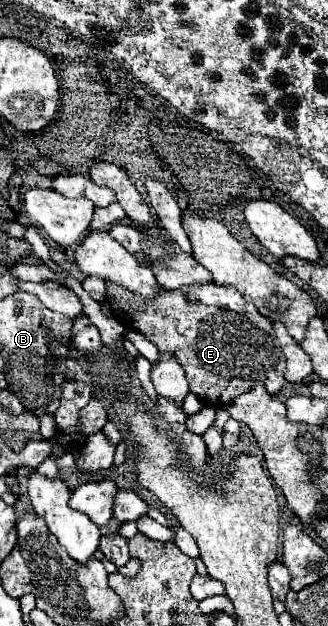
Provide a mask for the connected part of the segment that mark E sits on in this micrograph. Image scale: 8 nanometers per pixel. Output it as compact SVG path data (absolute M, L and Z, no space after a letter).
M105 281L105 289L115 319L125 329L143 333L161 353L177 357L191 393L195 393L203 405L229 405L255 383L265 383L267 393L275 395L285 383L285 357L271 321L267 321L255 305L243 301L237 289L215 283L189 285L175 291L159 289L155 301L145 301L113 281Z

